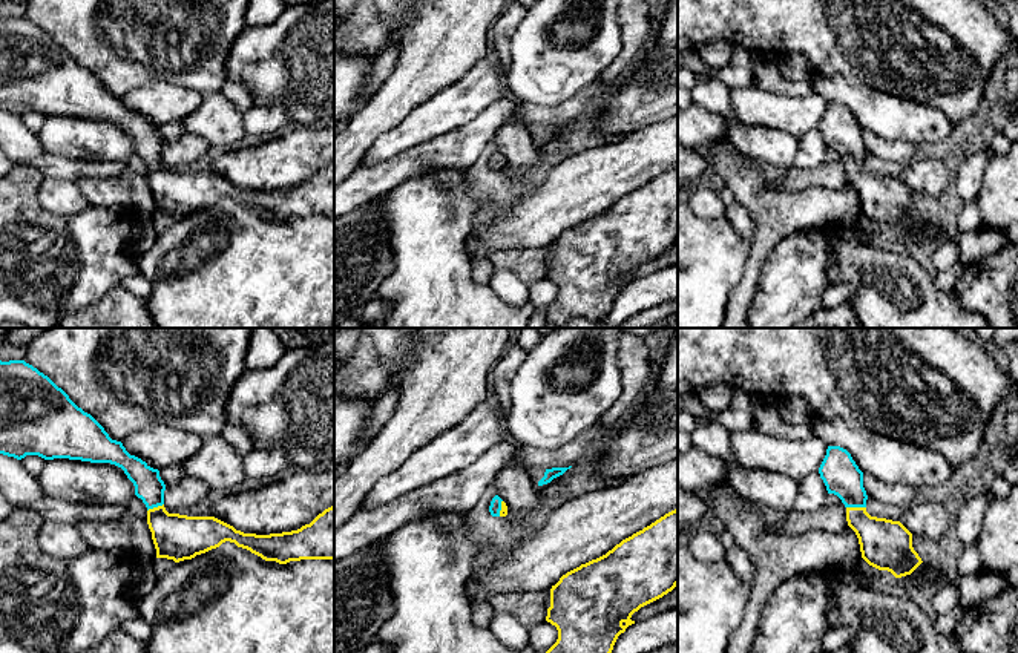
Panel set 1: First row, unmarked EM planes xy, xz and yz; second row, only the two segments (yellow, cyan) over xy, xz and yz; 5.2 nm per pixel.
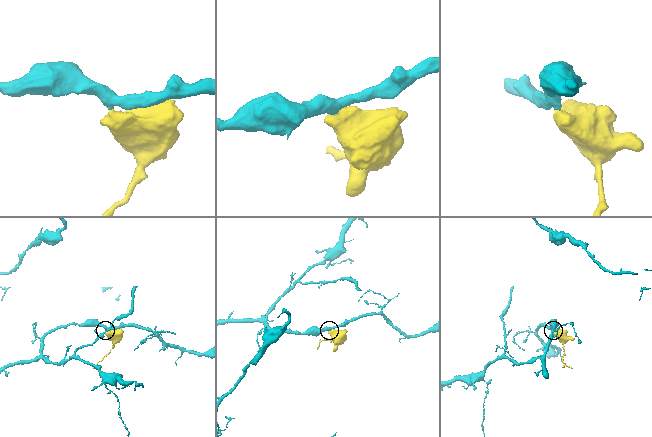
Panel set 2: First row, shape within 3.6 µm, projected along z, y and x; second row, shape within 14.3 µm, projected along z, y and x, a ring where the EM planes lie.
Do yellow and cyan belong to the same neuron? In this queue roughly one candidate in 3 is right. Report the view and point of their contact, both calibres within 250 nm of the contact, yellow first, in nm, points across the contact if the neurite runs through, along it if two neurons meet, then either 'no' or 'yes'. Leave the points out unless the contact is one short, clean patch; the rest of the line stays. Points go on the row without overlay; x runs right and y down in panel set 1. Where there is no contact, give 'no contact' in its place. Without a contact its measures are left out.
meets yellow in yz at (856, 164); 260 nm thick on the yellow side, 200 nm on the other; yes

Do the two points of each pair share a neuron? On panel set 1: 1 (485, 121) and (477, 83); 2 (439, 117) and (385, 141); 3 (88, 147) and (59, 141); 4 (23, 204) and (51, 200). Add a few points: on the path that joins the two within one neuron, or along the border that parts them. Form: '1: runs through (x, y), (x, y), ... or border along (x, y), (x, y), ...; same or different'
1: border along (503, 97), (453, 129); different
2: runs through (425, 121), (399, 140); same
3: runs through (80, 141), (66, 141); same
4: border along (42, 178), (39, 201), (54, 213), (72, 215); different

